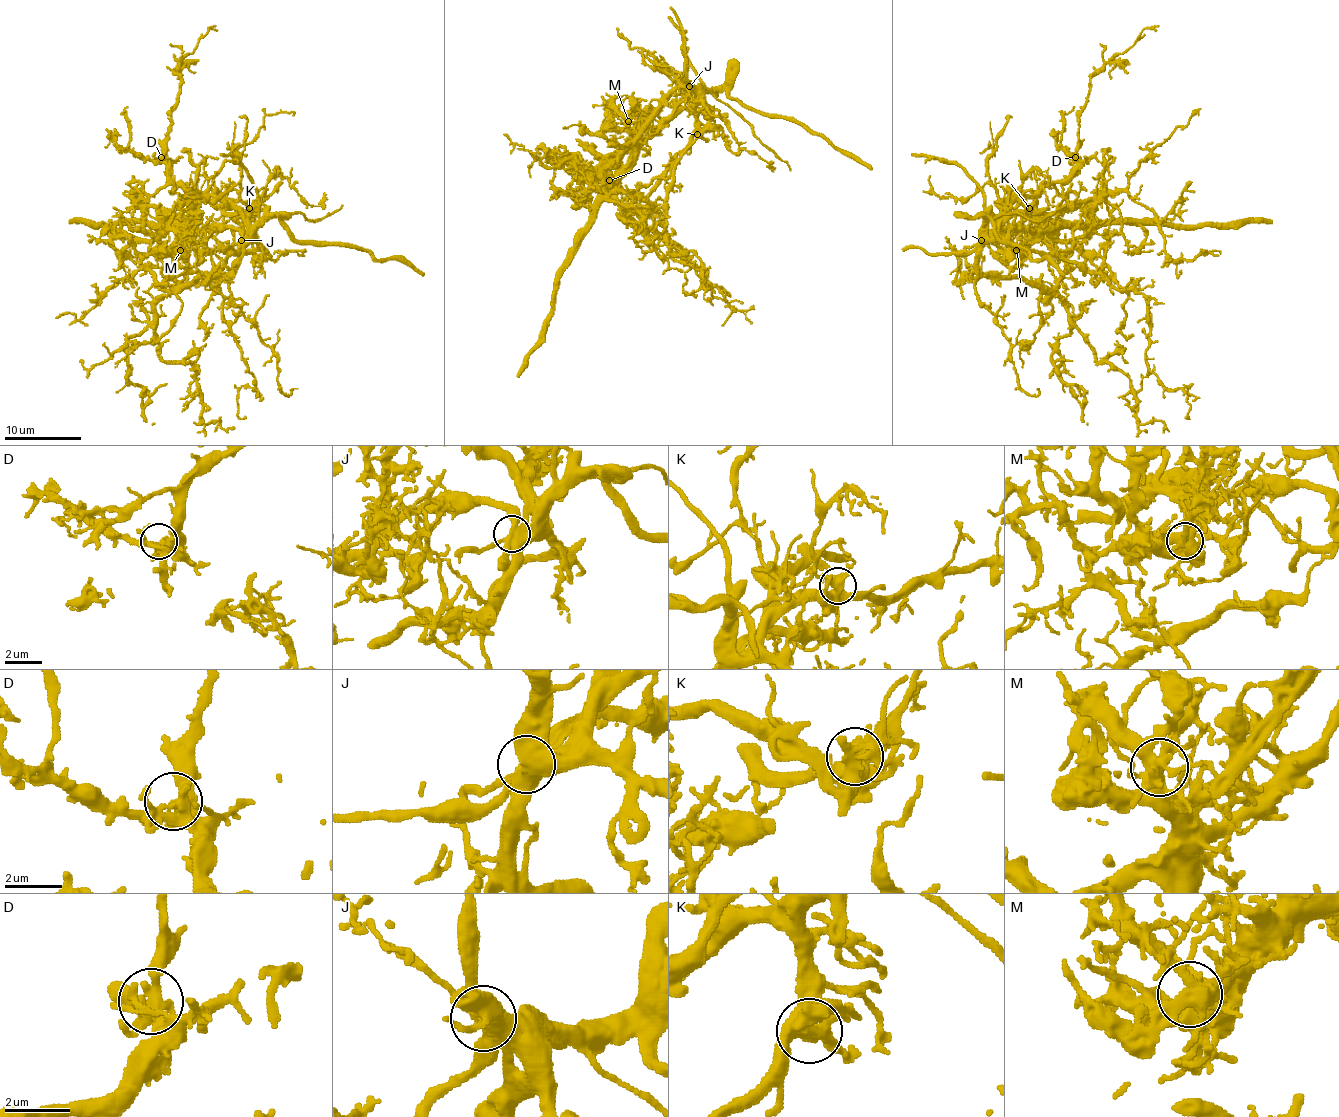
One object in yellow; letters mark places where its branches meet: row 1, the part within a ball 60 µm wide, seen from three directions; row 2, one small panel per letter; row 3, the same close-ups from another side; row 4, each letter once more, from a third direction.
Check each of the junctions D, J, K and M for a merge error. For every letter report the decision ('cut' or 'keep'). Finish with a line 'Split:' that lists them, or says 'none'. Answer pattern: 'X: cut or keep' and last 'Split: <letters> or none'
D: keep
J: cut
K: keep
M: keep
Split: J

